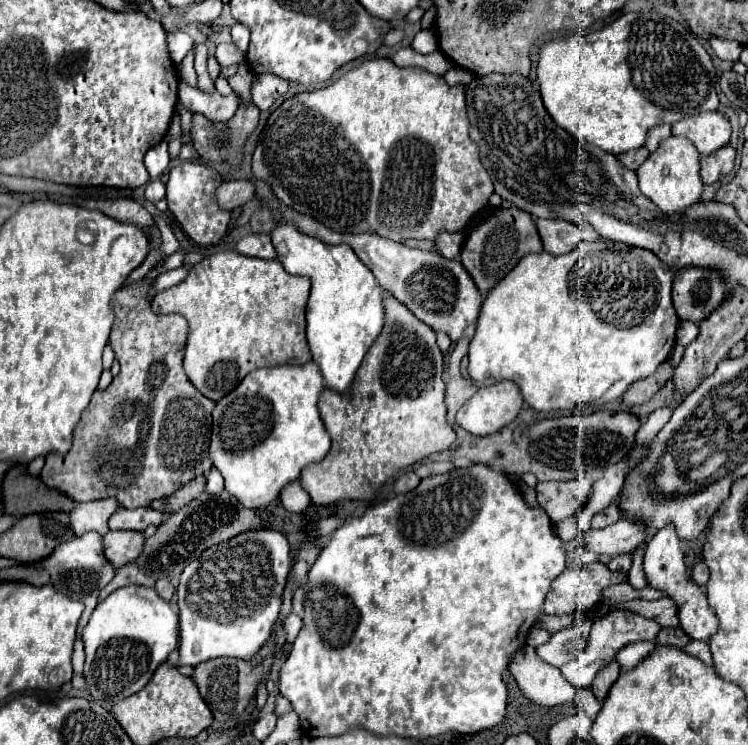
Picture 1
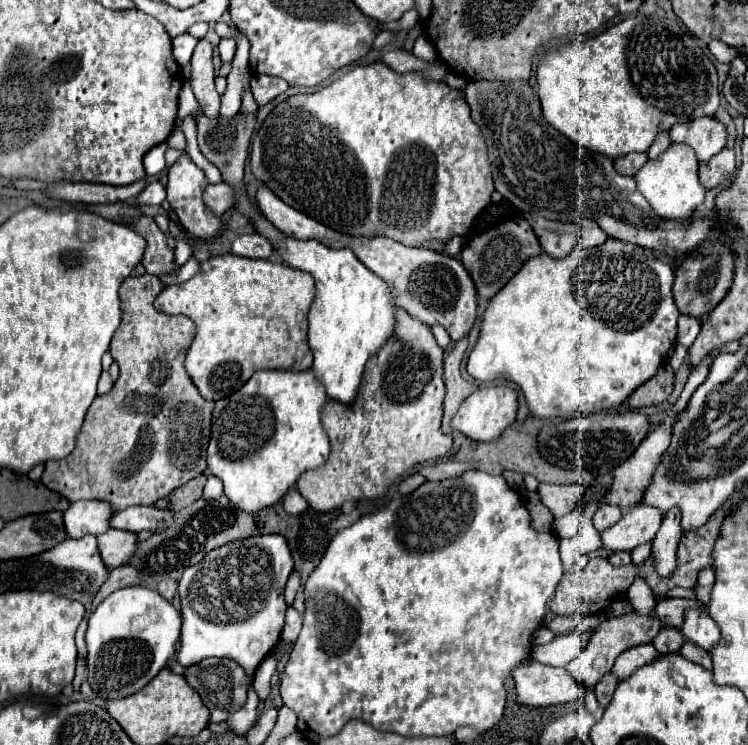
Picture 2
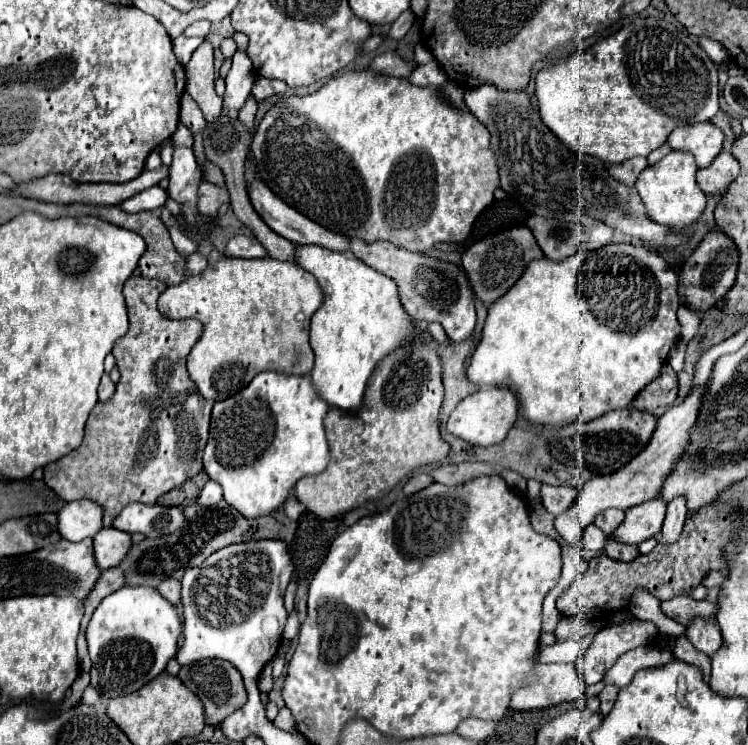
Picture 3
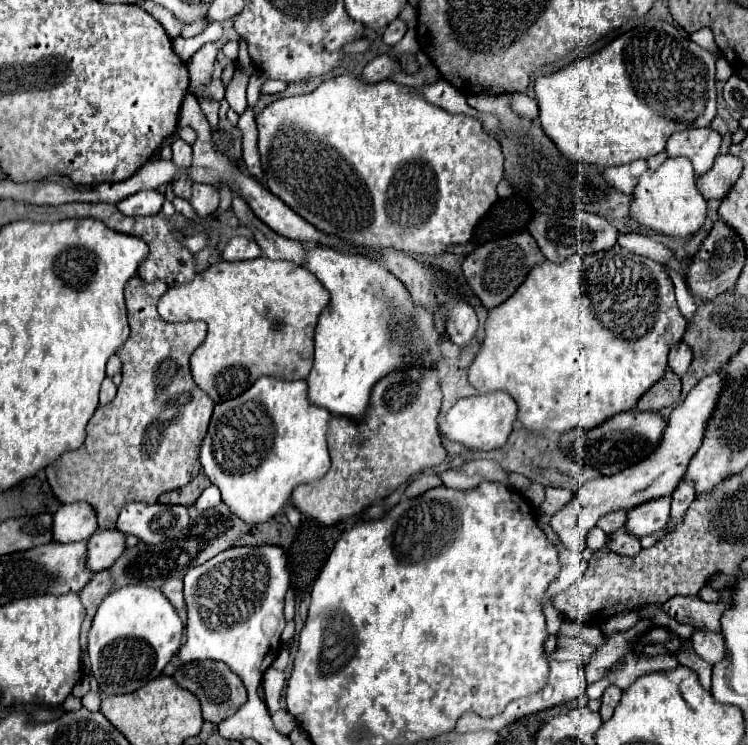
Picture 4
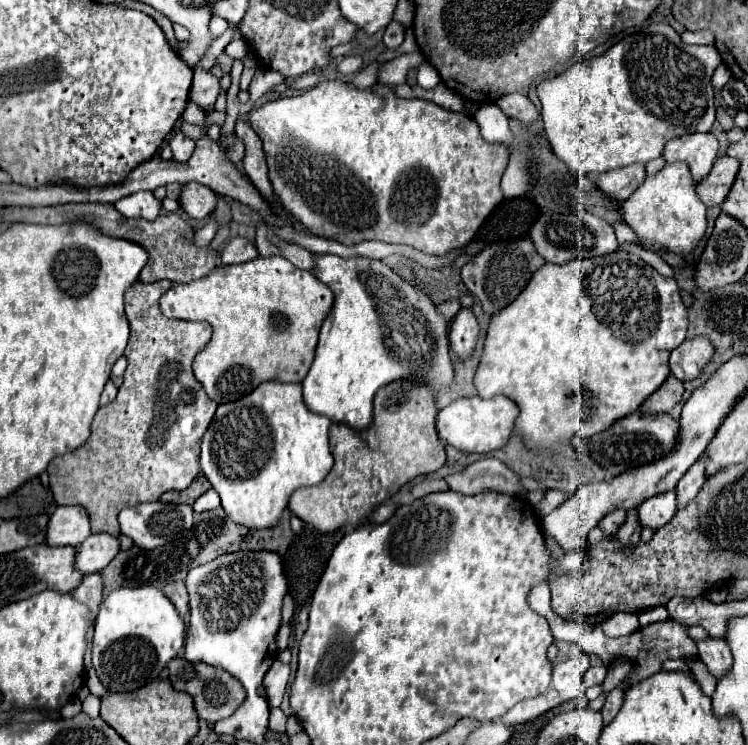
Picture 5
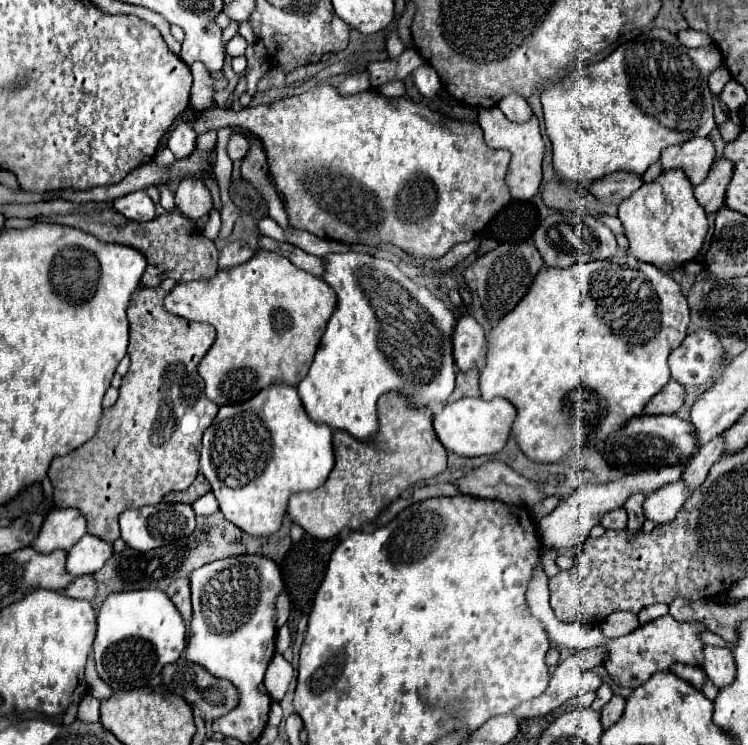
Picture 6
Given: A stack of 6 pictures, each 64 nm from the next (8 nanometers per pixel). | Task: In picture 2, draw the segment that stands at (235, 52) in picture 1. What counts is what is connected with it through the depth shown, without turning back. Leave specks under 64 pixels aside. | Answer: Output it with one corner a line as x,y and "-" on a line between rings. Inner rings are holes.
222,38
218,44
218,52
220,52
222,62
232,62
234,52
236,52
236,42
232,38

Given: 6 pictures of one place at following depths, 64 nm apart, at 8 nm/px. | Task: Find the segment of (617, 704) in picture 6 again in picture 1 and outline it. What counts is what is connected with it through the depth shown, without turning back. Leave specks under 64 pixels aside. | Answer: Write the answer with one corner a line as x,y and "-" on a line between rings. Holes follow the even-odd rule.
612,660
604,670
600,670
600,674
596,674
596,678
592,682
592,692
594,692
594,696
598,700
604,700
606,698
610,686
616,682
618,674
620,674
620,666
618,666
616,660

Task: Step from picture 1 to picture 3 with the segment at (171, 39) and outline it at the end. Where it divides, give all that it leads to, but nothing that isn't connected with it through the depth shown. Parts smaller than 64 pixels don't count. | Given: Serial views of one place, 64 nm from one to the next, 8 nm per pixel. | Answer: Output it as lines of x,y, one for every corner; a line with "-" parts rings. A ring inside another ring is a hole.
178,36
178,38
172,40
172,42
174,42
174,54
176,54
178,62
180,62
182,66
186,66
188,60
190,60
190,56
192,56
192,52
200,46
200,42
204,42
204,38
186,38
186,36

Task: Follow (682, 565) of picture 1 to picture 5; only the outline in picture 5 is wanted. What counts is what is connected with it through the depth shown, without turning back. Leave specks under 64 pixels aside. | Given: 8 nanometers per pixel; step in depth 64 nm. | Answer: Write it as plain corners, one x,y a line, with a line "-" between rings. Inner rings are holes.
696,462
678,482
676,486
676,500
678,500
678,510
684,508
688,502
692,502
698,494
698,490
704,484
704,468
-
704,638
696,642
698,658
708,666
710,674
720,678
732,666
732,654
724,638

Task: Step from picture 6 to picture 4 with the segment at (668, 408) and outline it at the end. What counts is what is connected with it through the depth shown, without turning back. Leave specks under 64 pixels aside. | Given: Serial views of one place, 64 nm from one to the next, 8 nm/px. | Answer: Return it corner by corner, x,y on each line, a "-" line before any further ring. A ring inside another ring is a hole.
668,368
664,378
660,382
656,382
656,386
652,386
648,392
642,394
640,402
636,404
638,410
650,410
650,412
658,412
662,408
668,406
676,406
680,402
680,378

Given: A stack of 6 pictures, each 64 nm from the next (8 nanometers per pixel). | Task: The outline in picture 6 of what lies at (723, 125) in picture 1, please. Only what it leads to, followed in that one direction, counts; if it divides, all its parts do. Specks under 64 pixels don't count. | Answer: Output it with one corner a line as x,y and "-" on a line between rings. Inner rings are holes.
692,138
680,146
664,148
660,162
664,170
682,168
690,178
690,182
698,186
706,178
714,162
714,156
716,156
716,150
710,138

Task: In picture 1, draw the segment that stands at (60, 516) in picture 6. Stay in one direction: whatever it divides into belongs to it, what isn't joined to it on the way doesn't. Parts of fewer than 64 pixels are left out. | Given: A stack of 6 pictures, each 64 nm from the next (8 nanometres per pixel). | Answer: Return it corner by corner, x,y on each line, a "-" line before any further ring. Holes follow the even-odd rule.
114,498
106,500
92,500
92,502
82,502
78,504
76,510
70,512
72,518
72,530
76,536
82,536
90,530
100,532
102,536
108,532
108,518
120,508

